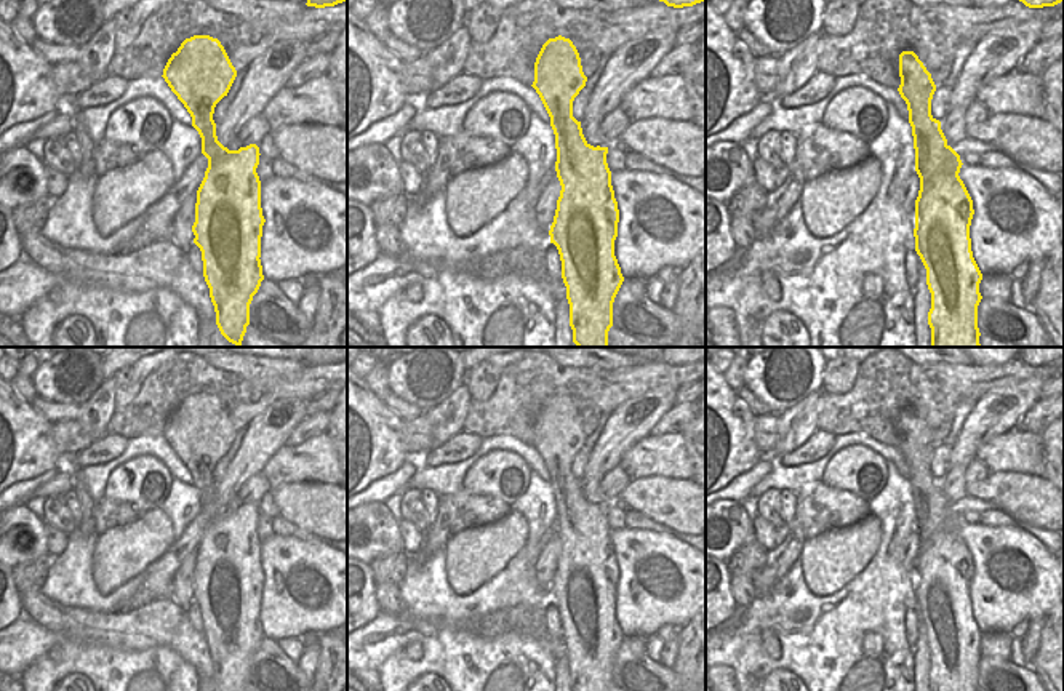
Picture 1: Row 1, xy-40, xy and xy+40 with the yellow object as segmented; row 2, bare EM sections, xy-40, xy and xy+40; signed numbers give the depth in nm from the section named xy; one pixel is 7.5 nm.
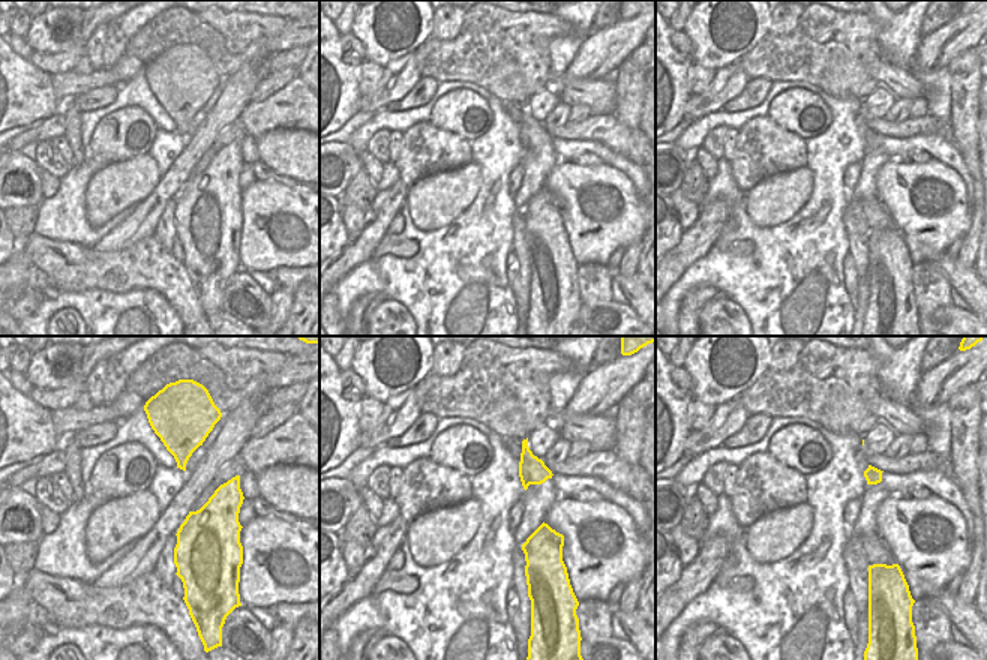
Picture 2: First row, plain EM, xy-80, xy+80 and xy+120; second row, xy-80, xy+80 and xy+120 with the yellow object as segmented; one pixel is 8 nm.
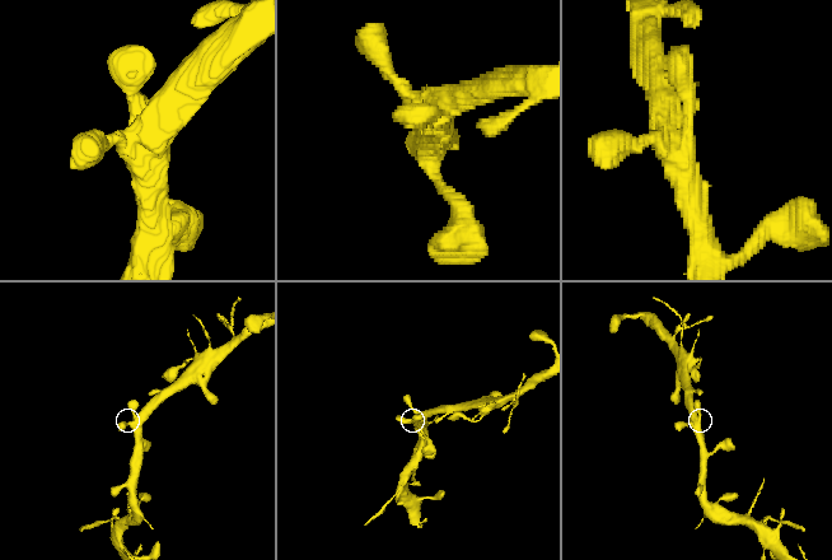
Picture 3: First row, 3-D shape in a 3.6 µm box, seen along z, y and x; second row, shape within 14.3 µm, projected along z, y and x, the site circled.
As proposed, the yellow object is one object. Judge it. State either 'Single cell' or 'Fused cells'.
Single cell

